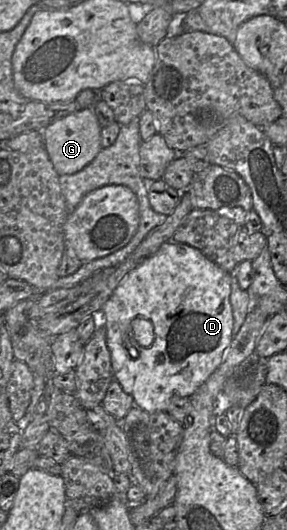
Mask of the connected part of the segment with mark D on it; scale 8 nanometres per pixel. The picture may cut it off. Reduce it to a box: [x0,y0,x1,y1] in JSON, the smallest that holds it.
[98,241,233,413]

